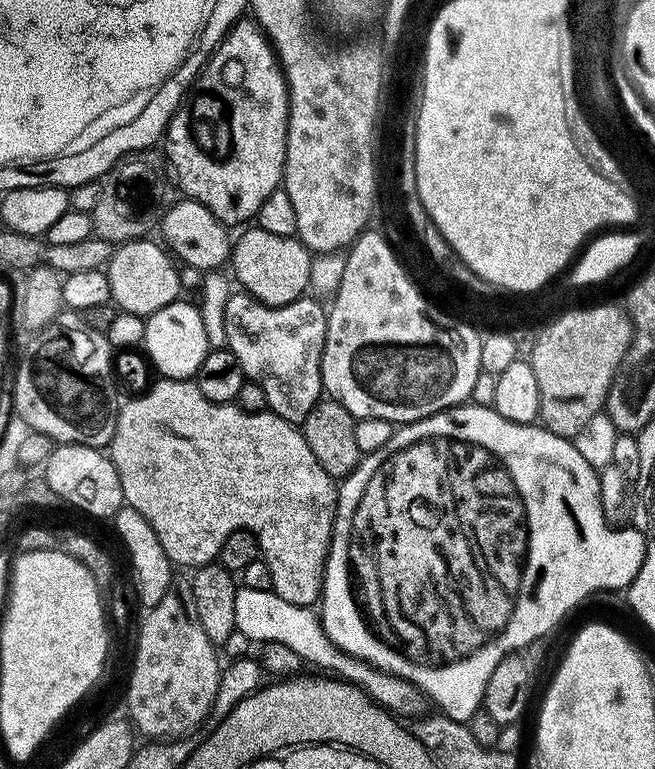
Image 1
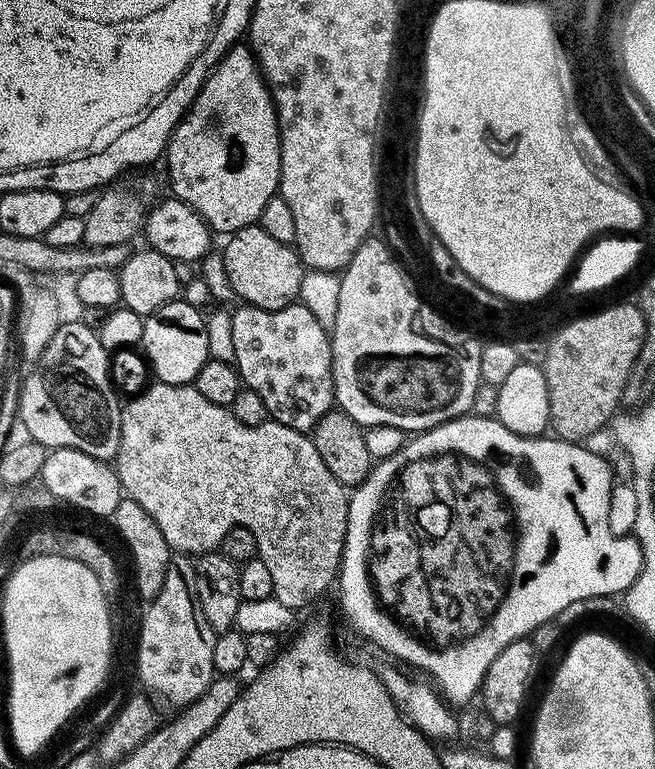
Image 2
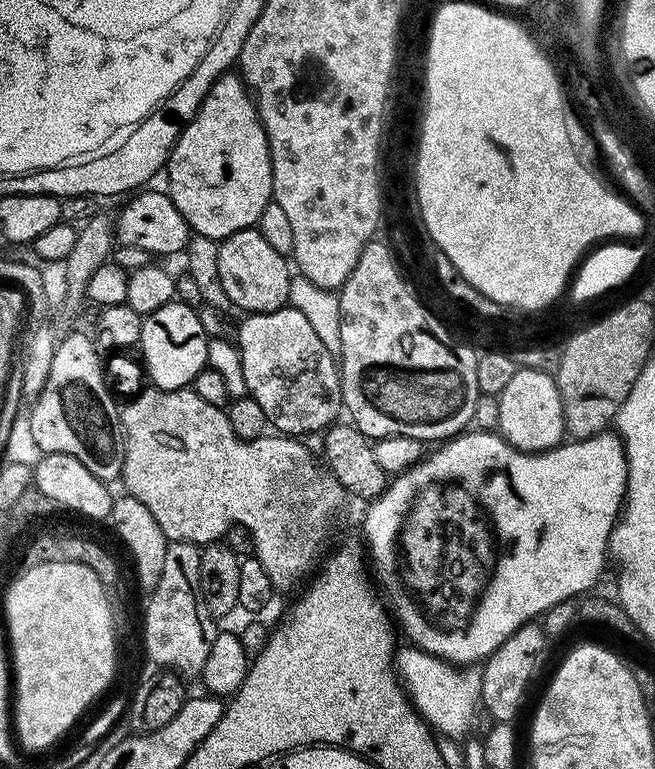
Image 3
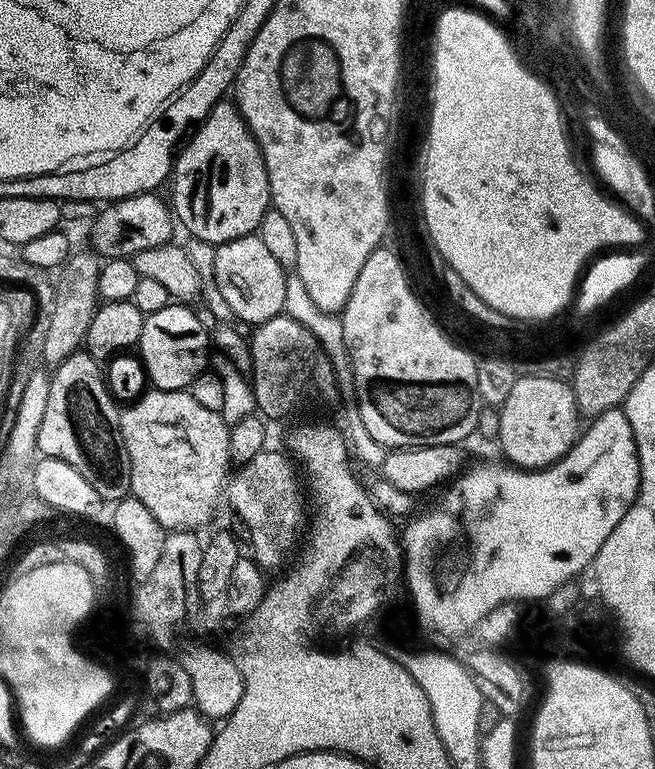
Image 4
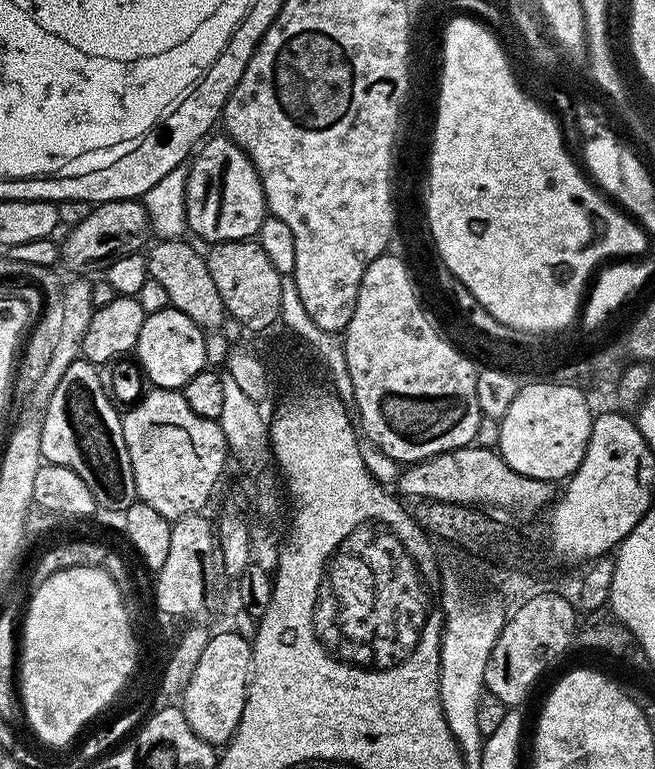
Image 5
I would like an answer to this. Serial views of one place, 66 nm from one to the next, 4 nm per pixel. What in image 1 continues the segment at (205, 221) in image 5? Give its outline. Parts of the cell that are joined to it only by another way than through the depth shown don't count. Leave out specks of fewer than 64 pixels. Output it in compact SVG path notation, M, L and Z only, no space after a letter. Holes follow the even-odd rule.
M245 18L239 20L231 30L228 36L212 52L212 56L204 63L203 70L197 74L196 82L192 85L192 91L184 105L170 118L168 130L166 133L166 160L170 165L171 171L176 171L176 180L180 183L180 188L185 197L189 200L197 200L214 218L218 218L225 226L240 224L244 226L255 217L257 210L270 198L272 192L281 187L284 178L284 163L286 162L286 138L288 137L288 83L284 81L284 71L280 69L280 62L276 59L276 52L272 49L272 43L260 29L255 19Z

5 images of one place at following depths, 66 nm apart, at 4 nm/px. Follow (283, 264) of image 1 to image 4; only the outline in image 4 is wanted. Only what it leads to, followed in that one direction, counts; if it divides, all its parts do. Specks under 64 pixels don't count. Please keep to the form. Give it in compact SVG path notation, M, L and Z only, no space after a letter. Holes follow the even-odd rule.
M259 234L234 238L215 247L213 278L237 321L245 320L249 326L255 326L264 324L285 311L289 273L270 255L270 250L264 245Z

